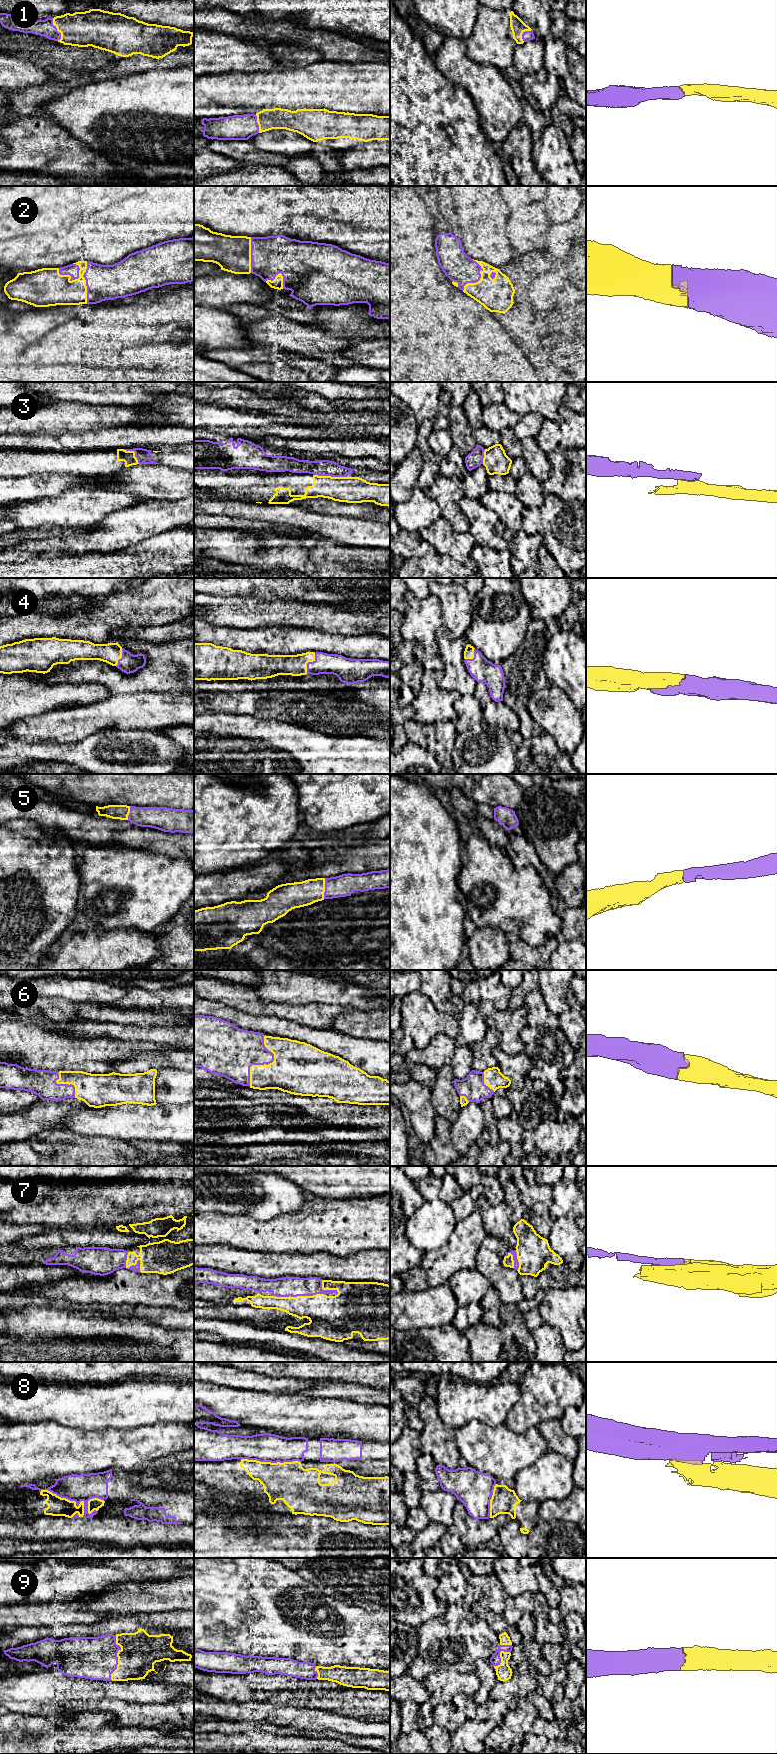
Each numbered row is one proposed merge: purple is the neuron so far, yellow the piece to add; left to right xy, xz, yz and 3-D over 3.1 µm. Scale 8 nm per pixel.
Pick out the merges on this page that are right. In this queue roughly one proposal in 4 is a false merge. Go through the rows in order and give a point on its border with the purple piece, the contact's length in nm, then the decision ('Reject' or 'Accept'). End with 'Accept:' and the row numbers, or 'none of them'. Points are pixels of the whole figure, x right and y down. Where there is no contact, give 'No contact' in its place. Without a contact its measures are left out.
1: Touches purple at xy (56, 29). Shared border 190 nm. Accept
2: Touches purple at xy (67, 274). Shared border 190 nm. Accept
3: Touches purple at xz (329, 475). Shared border 260 nm. Reject
4: Touches purple at xz (308, 662). Shared border 180 nm. Accept
5: Touches purple at xz (325, 888). Shared border 170 nm. Accept
6: Touches purple at xz (265, 1063). Shared border 420 nm. Accept
7: Touches purple at xz (297, 1295). Shared border 420 nm. Accept
8: Touches purple at xy (70, 1500). Shared border 400 nm. Reject
9: Touches purple at xy (117, 1657). Shared border 360 nm. Accept
Accept: 1, 2, 4, 5, 6, 7, 9

